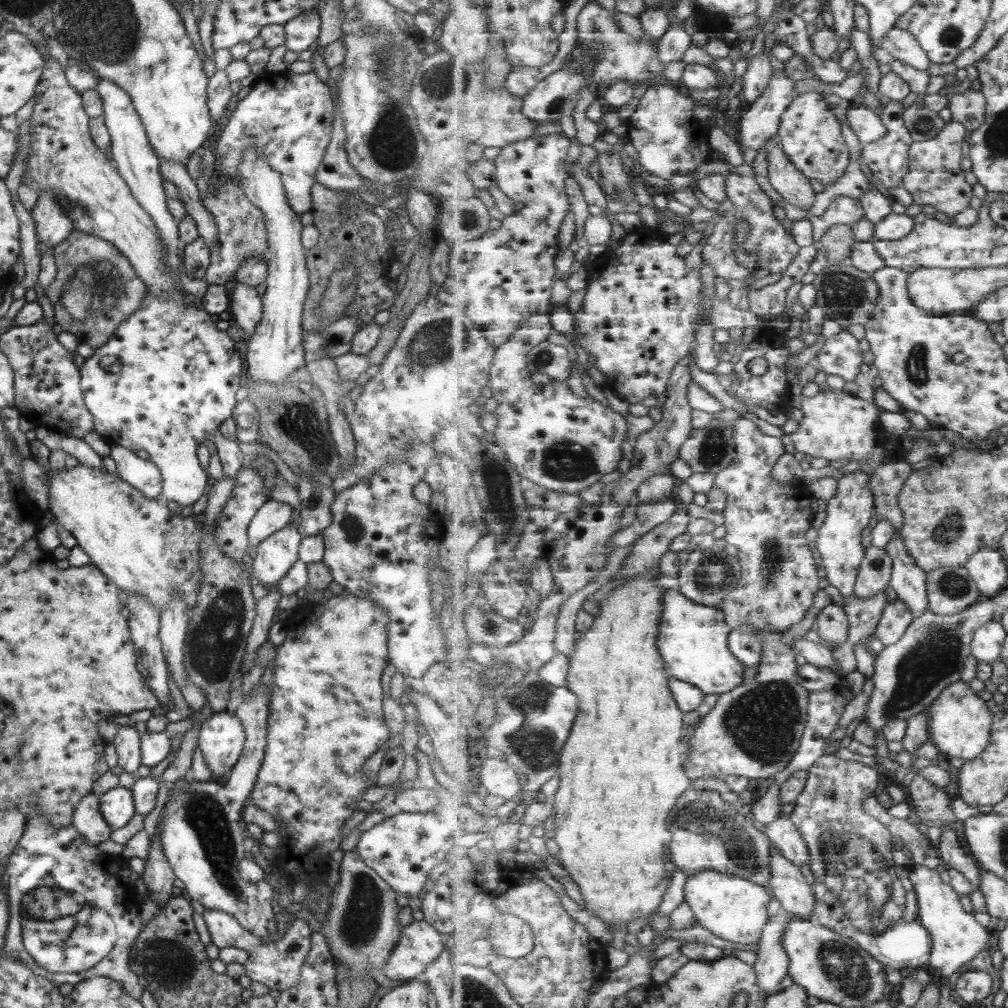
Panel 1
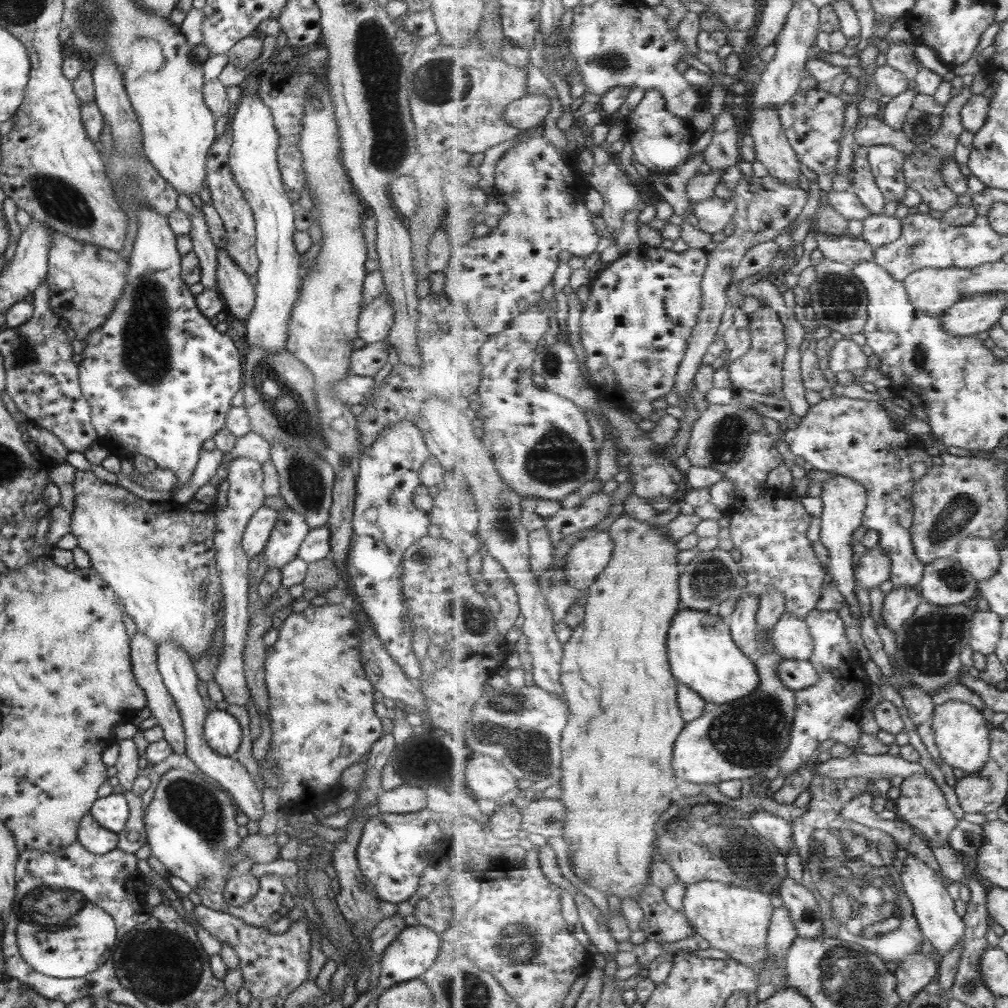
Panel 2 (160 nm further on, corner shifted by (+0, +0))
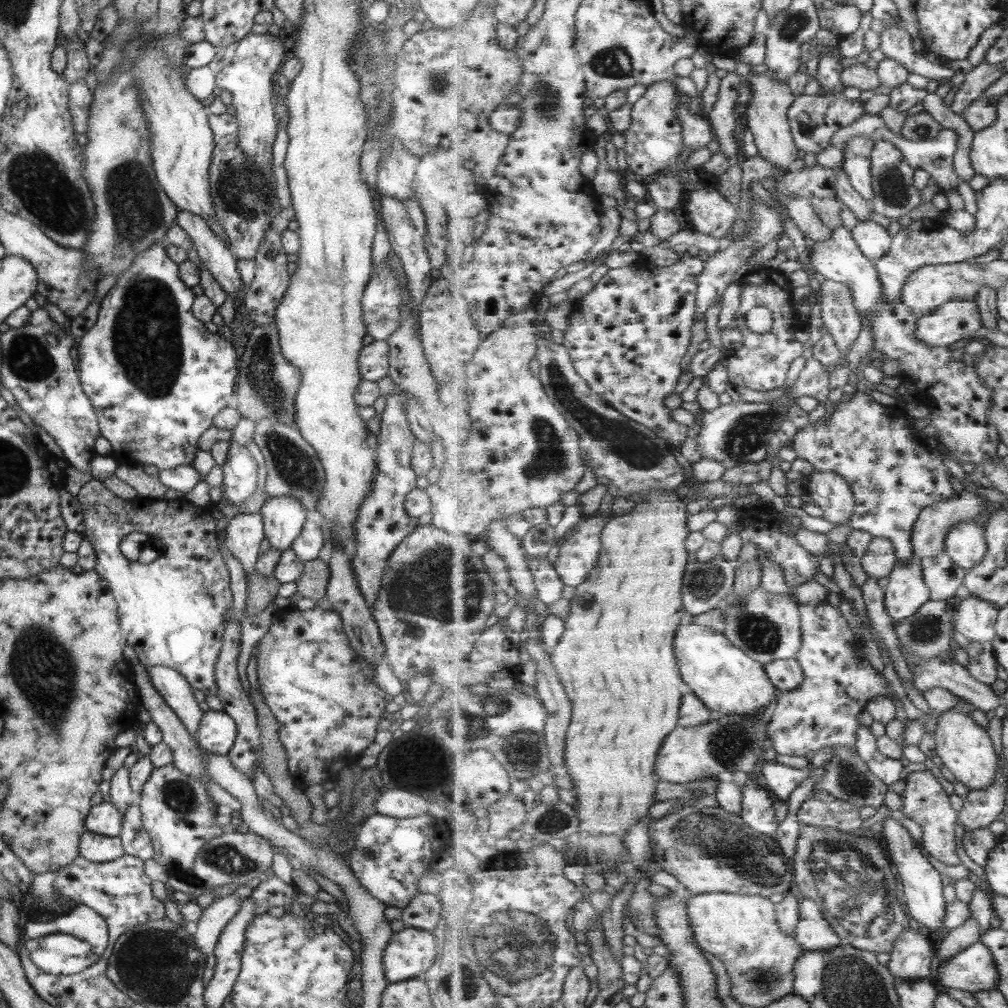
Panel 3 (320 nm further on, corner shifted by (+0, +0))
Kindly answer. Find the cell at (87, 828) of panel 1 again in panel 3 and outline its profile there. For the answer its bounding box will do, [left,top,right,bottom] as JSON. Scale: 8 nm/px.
[78,830,124,863]

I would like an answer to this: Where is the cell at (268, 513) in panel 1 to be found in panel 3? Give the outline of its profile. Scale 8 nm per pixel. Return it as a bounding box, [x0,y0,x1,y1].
[225,514,263,574]

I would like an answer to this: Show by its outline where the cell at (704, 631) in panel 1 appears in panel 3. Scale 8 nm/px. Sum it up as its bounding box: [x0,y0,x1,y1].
[674,624,779,716]

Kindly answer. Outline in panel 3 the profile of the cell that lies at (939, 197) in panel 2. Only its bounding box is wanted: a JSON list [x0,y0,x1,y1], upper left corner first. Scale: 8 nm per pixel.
[950,60,1005,116]

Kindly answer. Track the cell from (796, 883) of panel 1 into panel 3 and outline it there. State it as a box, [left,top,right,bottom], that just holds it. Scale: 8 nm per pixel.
[793,889,843,951]

